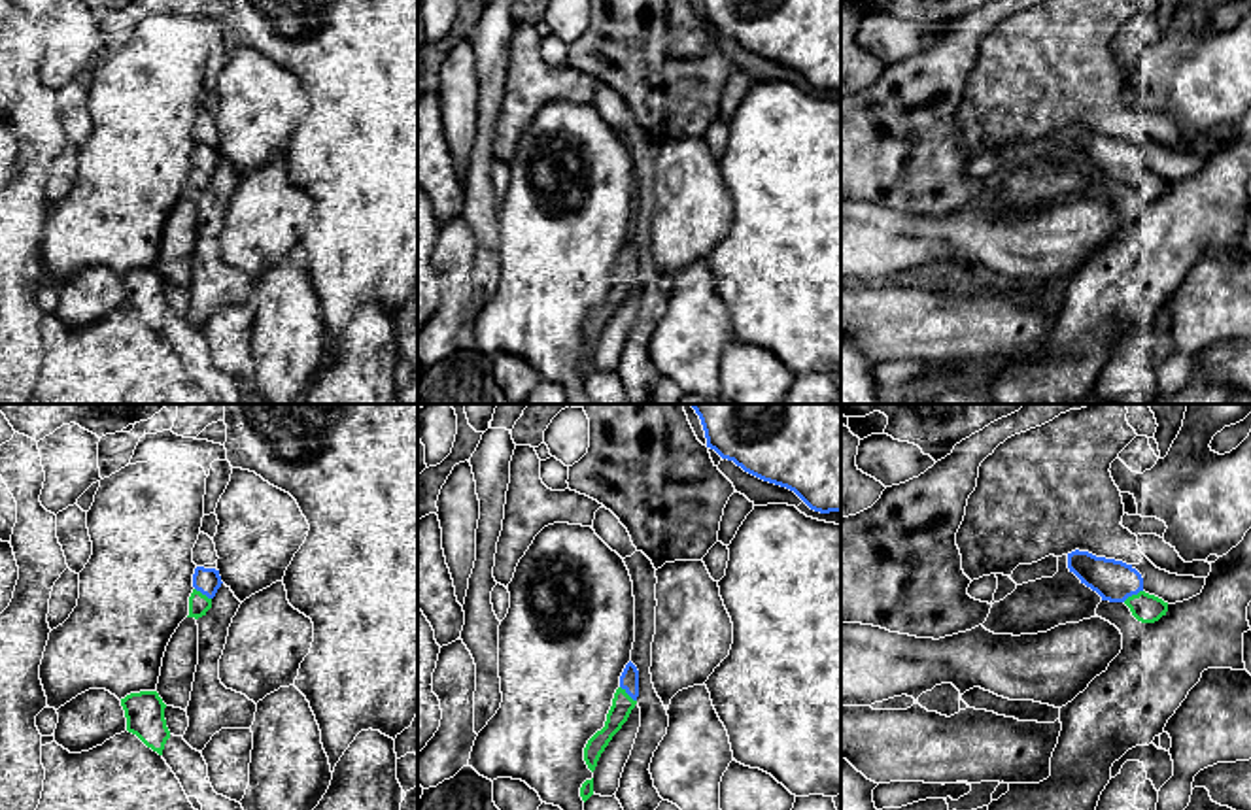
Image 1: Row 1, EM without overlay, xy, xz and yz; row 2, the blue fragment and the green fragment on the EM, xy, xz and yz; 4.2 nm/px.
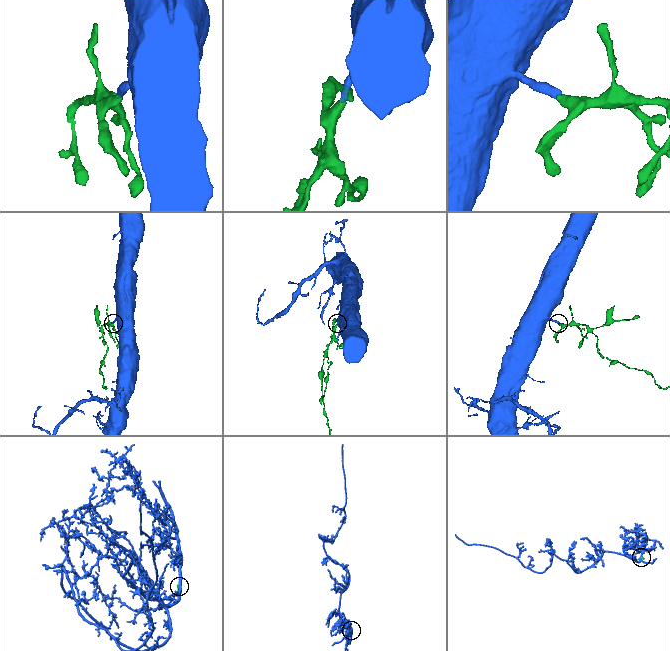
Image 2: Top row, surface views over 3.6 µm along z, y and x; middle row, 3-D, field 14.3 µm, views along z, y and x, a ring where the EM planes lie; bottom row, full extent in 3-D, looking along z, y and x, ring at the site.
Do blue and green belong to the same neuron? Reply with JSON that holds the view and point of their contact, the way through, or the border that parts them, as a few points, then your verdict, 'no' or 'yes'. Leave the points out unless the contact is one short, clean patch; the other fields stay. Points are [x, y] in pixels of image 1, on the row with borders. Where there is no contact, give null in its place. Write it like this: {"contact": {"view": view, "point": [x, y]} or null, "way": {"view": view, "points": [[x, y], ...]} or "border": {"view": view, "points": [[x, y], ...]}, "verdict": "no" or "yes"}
{"contact": {"view": "yz", "point": [1132, 593]}, "verdict": "yes"}

